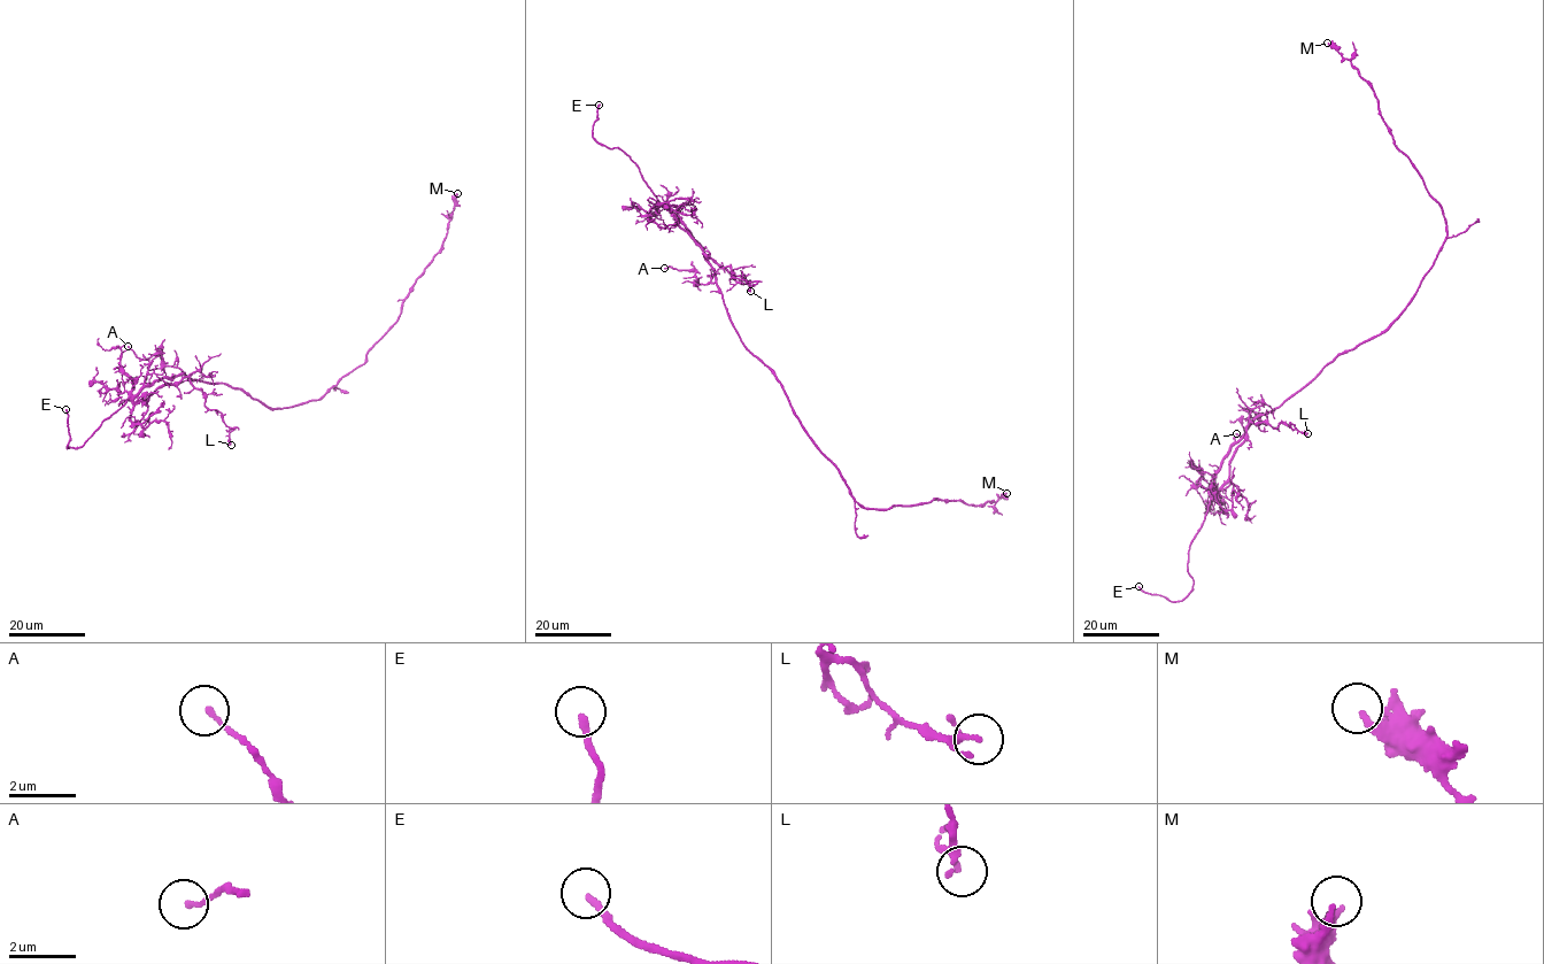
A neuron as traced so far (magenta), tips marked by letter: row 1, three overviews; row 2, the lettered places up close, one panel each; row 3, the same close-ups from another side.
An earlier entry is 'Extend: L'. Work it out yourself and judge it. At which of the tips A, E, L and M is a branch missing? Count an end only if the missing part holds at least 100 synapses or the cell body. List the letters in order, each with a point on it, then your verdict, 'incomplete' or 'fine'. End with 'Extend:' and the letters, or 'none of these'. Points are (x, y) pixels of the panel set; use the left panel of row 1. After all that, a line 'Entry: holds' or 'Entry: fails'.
A: (128, 346) | fine
E: (66, 409) | incomplete
L: (231, 445) | fine
M: (457, 193) | fine
Extend: E
Entry: fails

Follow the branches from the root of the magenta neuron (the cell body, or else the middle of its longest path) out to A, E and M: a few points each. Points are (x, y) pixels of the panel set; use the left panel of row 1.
A: (251, 395), (222, 382), (192, 379), (177, 367), (166, 365), (160, 354), (140, 360), (128, 346)
E: (251, 395), (222, 382), (192, 379), (185, 372), (163, 377), (129, 398), (76, 447), (67, 448), (66, 409)
M: (251, 395), (270, 409), (286, 408), (319, 399), (362, 364), (394, 325), (409, 291), (441, 247), (457, 193)

